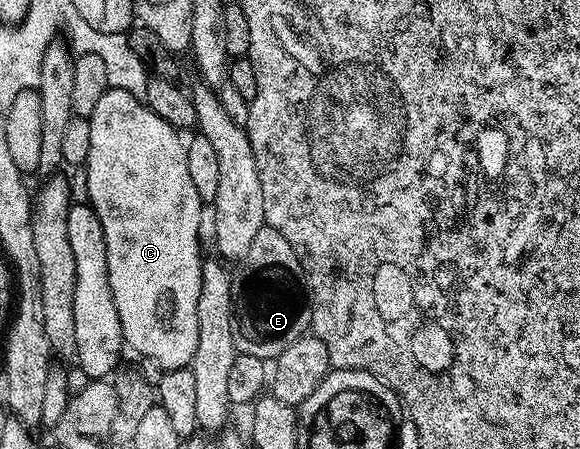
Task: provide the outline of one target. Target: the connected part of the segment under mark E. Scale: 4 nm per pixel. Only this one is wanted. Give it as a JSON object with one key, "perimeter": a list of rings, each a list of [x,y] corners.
{"perimeter":[[[264,225],[257,233],[257,237],[253,237],[253,245],[245,249],[245,253],[237,260],[234,267],[230,272],[233,345],[238,354],[273,361],[281,353],[285,353],[285,349],[289,349],[293,341],[308,334],[311,325],[311,304],[305,294],[304,284],[297,274],[299,267],[297,253],[293,245],[289,245],[289,241],[285,241],[285,237],[277,233],[277,229]]]}

